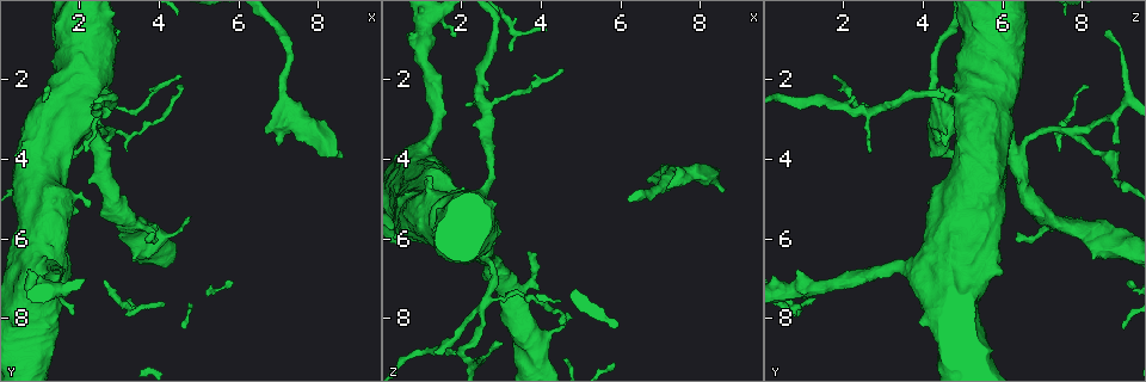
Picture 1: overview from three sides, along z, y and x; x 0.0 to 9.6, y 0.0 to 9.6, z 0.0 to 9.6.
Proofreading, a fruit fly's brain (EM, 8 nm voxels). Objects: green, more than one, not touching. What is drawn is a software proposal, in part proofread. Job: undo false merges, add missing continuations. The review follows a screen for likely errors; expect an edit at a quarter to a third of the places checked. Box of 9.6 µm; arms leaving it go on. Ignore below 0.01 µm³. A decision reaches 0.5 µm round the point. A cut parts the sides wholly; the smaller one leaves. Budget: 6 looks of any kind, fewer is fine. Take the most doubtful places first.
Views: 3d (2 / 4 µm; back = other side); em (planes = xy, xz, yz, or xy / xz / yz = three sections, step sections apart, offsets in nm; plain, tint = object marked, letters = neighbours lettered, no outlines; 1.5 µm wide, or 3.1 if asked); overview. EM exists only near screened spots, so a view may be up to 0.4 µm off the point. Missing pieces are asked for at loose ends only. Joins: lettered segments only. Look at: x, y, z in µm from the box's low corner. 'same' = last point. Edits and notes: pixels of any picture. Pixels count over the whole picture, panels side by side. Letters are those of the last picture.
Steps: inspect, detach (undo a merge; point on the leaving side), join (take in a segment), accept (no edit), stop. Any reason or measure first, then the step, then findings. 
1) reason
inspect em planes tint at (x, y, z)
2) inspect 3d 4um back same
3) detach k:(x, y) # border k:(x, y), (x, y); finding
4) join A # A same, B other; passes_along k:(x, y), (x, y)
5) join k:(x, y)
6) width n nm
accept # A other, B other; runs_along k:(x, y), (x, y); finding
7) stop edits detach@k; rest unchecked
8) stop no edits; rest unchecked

branch stops here
inspect em planes letters at (8.55, 3.95, 4.70)

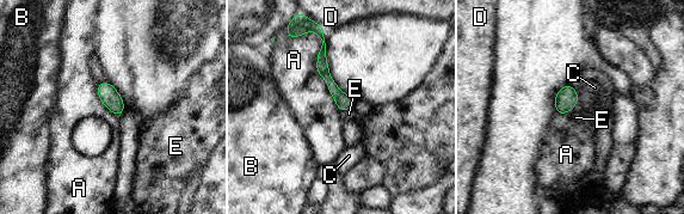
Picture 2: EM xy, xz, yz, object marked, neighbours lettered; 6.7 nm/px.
accept # A other, B other, C other, D other, E other; border 2:(287, 30), (320, 38), (338, 108); none of them fits

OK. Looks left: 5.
thin end
inspect 3d 4um at (4.50, 2.00, 1.75)

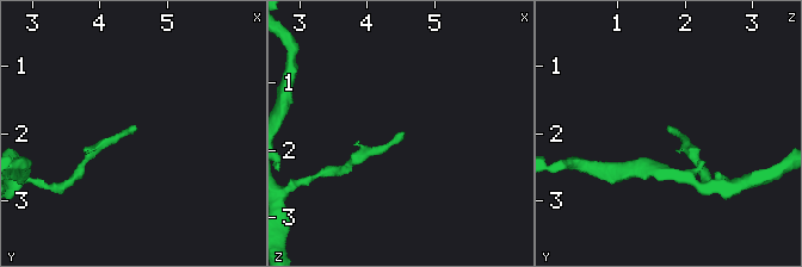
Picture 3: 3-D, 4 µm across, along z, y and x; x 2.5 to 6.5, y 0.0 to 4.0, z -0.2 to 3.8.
shape alone is not enough
inspect em yz step 4 letters at (4.50, 1.95, 1.75)

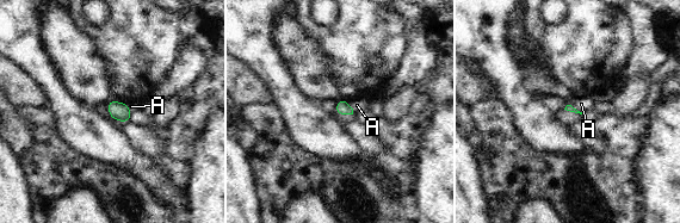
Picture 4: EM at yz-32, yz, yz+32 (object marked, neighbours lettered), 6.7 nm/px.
accept # A other; border 4:(347, 103), (356, 112); no lettered segment goes on from it

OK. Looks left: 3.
an open end
inspect em planes letters at (1.90, 7.90, 0.85)

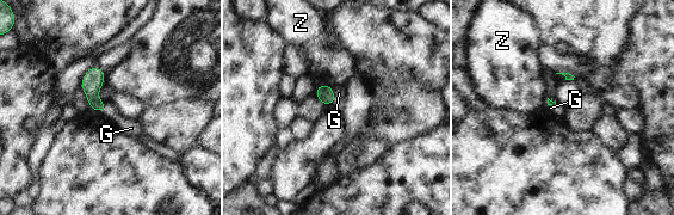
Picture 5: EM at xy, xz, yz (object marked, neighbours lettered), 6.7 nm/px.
longest_contact Z 90 nm
join 5:(339, 93) # G same, Z other; it goes on there

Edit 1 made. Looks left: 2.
stop edits join@5; rest unchecked

